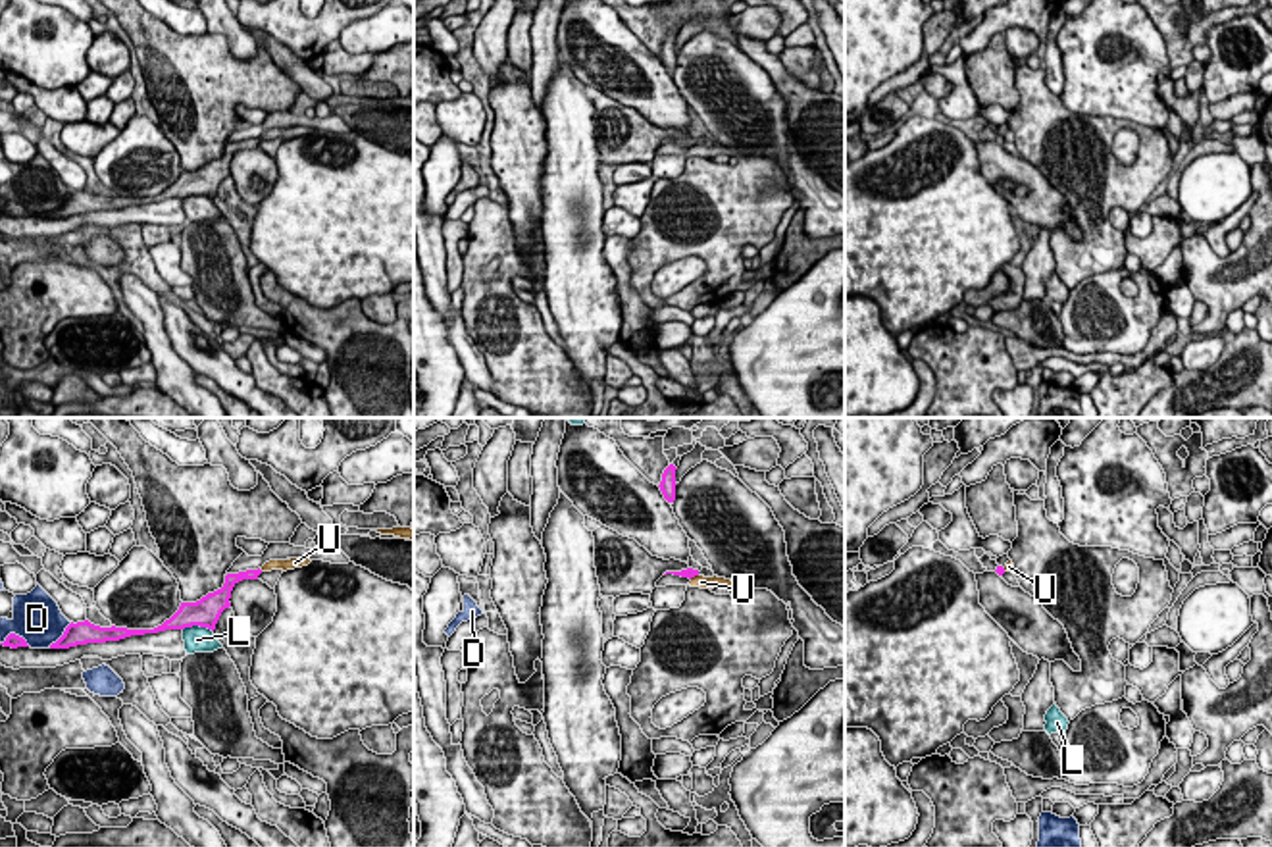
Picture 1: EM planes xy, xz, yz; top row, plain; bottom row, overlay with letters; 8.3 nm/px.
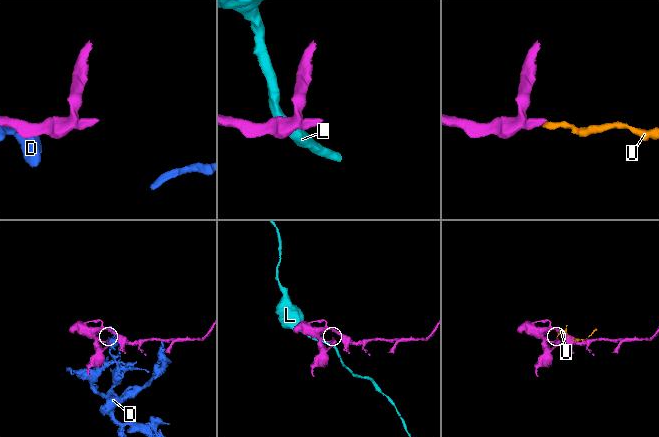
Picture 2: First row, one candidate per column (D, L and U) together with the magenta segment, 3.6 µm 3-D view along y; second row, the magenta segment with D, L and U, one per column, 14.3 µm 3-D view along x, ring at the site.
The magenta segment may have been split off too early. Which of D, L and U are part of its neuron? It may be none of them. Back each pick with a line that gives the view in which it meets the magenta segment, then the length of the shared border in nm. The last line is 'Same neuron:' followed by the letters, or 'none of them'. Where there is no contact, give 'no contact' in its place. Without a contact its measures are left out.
Same neuron: none of them

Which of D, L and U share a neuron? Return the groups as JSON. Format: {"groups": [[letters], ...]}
{"groups": [["D"], ["L"], ["U"]]}

